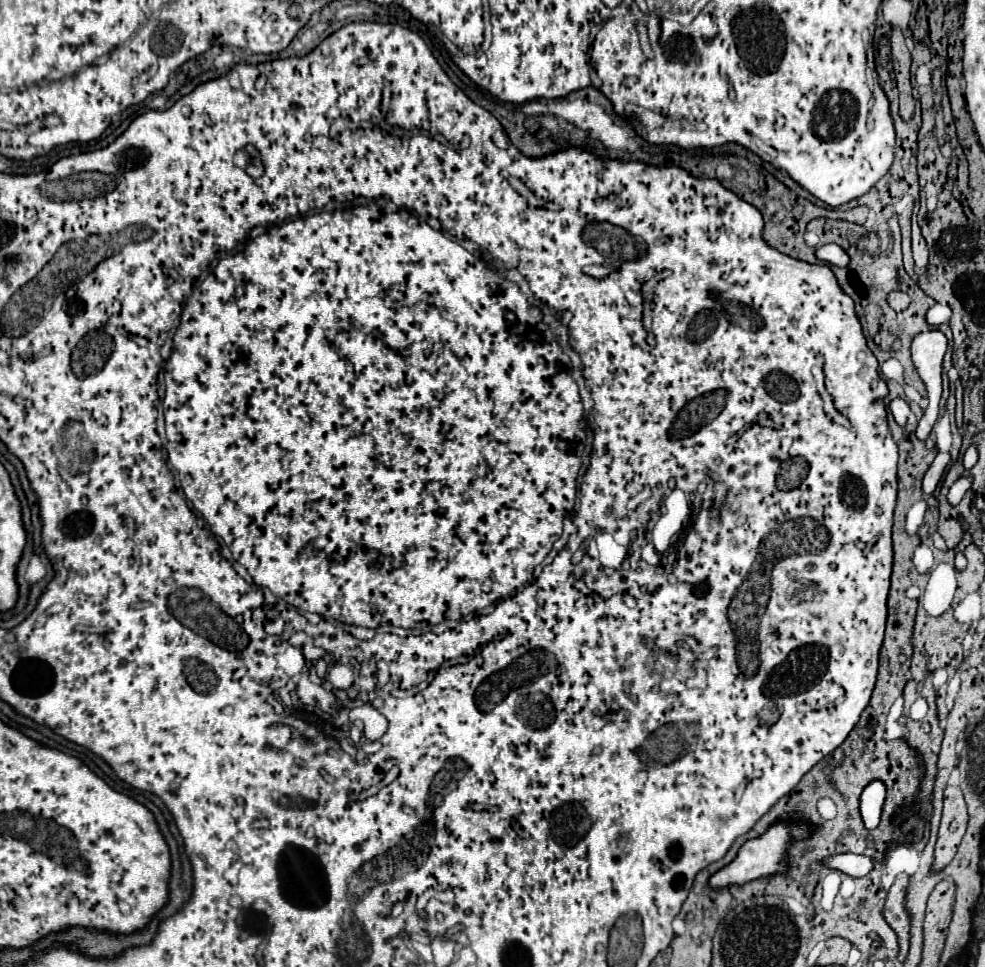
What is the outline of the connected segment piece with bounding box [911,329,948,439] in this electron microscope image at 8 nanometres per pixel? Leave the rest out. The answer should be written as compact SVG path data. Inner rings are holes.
M930 329L916 335L911 344L912 361L928 393L928 405L916 429L918 439L926 439L938 419L938 403L942 395L942 359L946 353L946 343L948 339L944 333Z

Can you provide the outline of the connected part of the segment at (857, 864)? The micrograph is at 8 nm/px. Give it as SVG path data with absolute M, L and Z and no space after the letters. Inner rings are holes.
M840 853L832 855L822 861L824 867L840 871L850 877L866 877L874 869L874 861L866 855L856 855L856 853Z

